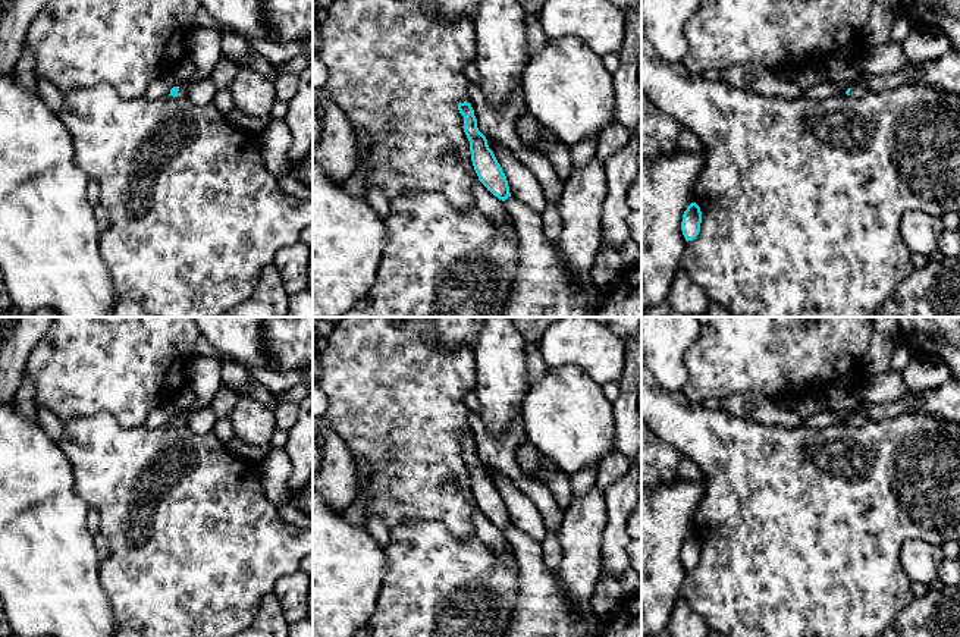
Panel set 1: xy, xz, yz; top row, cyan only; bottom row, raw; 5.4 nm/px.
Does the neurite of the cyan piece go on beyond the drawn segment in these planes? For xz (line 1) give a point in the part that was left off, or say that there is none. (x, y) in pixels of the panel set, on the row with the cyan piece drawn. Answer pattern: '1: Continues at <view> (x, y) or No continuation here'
1: Continues at xz (542, 288)

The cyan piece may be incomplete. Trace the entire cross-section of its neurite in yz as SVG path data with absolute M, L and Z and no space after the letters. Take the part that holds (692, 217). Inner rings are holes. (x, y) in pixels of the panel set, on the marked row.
M691 203L683 214L681 230L686 241L693 241L700 232L702 211L696 203Z

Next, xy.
M206 26L191 31L188 35L186 57L195 65L195 73L188 82L173 87L169 95L186 98L186 84L210 78L214 66L222 59L222 32Z

